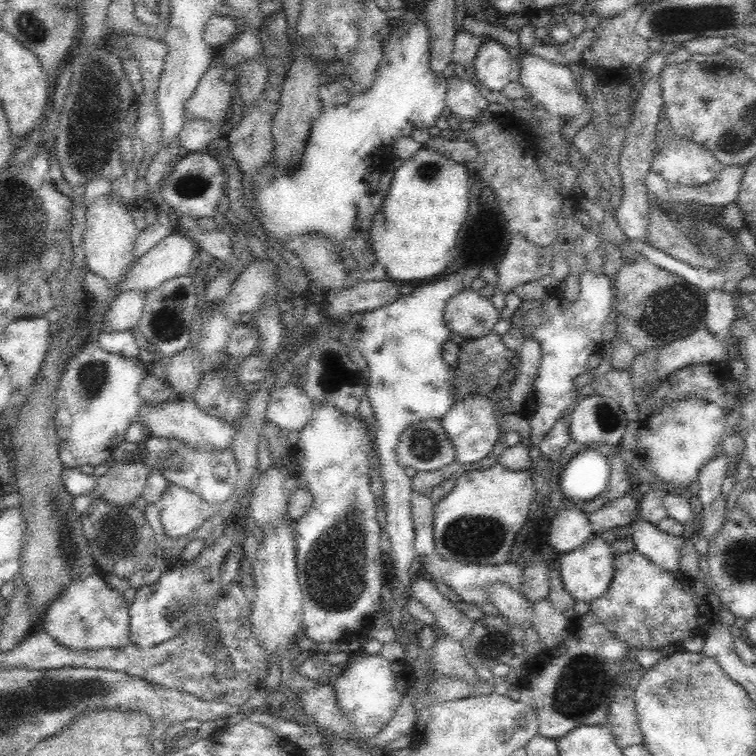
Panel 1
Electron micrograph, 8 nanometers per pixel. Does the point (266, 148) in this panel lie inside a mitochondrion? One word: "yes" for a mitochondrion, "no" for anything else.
no

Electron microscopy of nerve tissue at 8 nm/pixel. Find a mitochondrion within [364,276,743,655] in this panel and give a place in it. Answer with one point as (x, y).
(674, 311)

